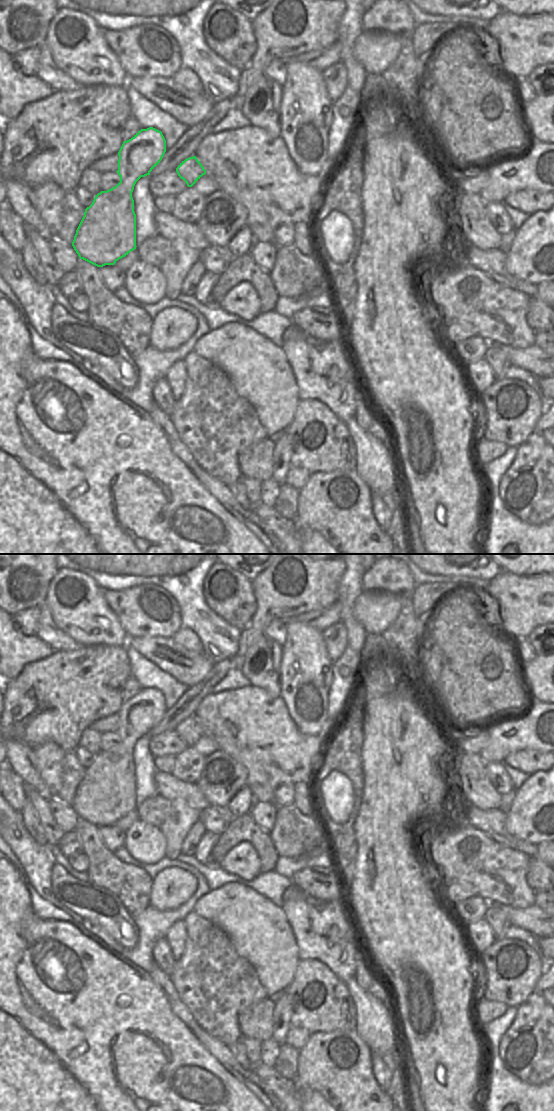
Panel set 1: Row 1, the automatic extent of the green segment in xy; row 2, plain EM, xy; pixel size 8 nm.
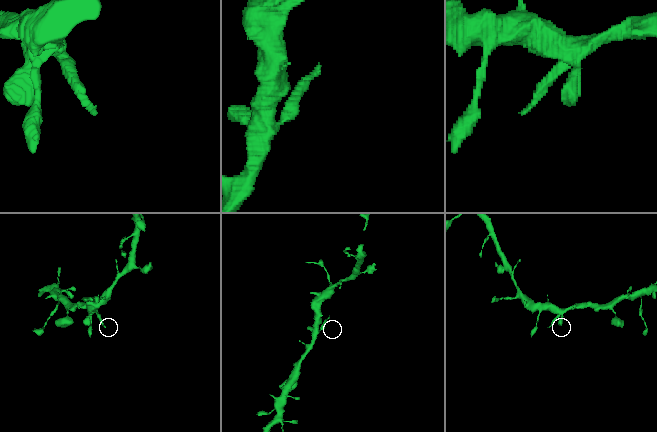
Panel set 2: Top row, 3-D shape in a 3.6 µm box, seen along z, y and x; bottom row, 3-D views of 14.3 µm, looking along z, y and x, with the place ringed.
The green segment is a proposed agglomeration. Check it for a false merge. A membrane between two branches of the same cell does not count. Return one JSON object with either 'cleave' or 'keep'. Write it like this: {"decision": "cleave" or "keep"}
{"decision": "keep"}

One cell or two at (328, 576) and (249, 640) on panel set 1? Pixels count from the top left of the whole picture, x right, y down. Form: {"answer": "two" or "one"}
{"answer": "one"}

